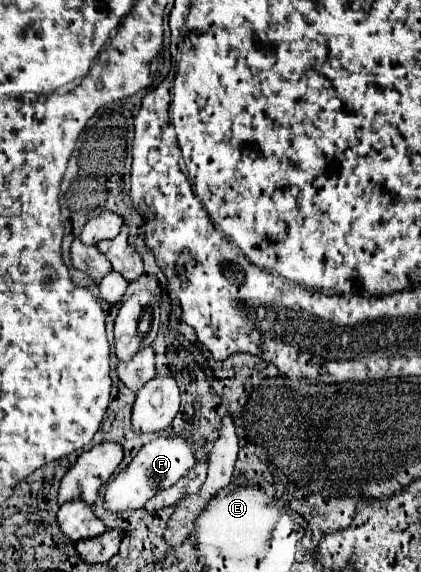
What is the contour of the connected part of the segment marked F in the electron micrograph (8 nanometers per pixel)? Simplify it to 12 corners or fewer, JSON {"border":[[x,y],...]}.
{"border":[[163,435],[105,491],[113,513],[141,509],[193,467],[205,445]]}

